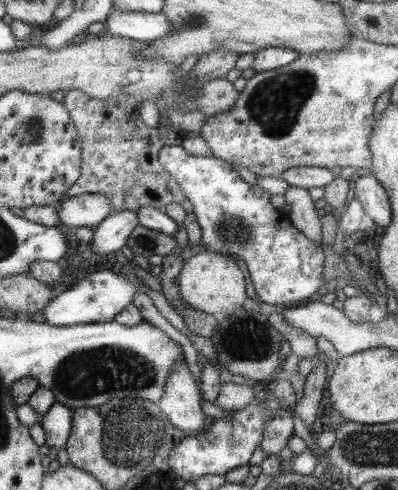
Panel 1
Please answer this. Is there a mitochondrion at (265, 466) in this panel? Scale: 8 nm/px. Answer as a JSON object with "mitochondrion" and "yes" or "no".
{"mitochondrion":"no"}

